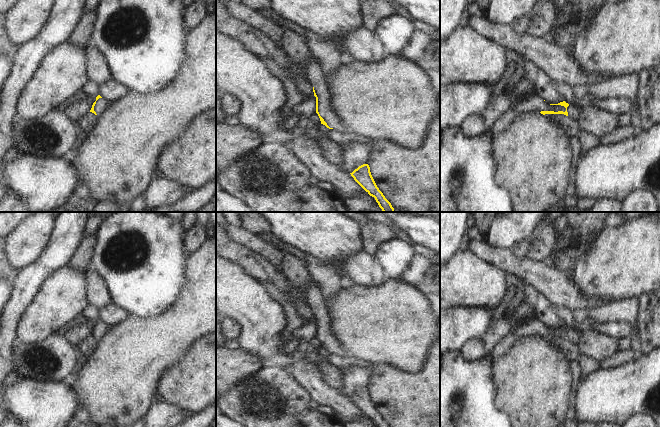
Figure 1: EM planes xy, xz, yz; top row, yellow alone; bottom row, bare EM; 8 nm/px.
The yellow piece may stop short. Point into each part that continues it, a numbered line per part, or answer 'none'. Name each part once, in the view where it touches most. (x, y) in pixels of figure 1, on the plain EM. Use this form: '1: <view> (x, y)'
1: yz (532, 328)

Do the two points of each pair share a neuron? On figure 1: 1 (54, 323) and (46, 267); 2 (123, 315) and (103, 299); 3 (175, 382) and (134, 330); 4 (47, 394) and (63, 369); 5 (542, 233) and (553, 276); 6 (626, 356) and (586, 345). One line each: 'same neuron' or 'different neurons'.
1: different neurons
2: different neurons
3: different neurons
4: different neurons
5: different neurons
6: same neuron

